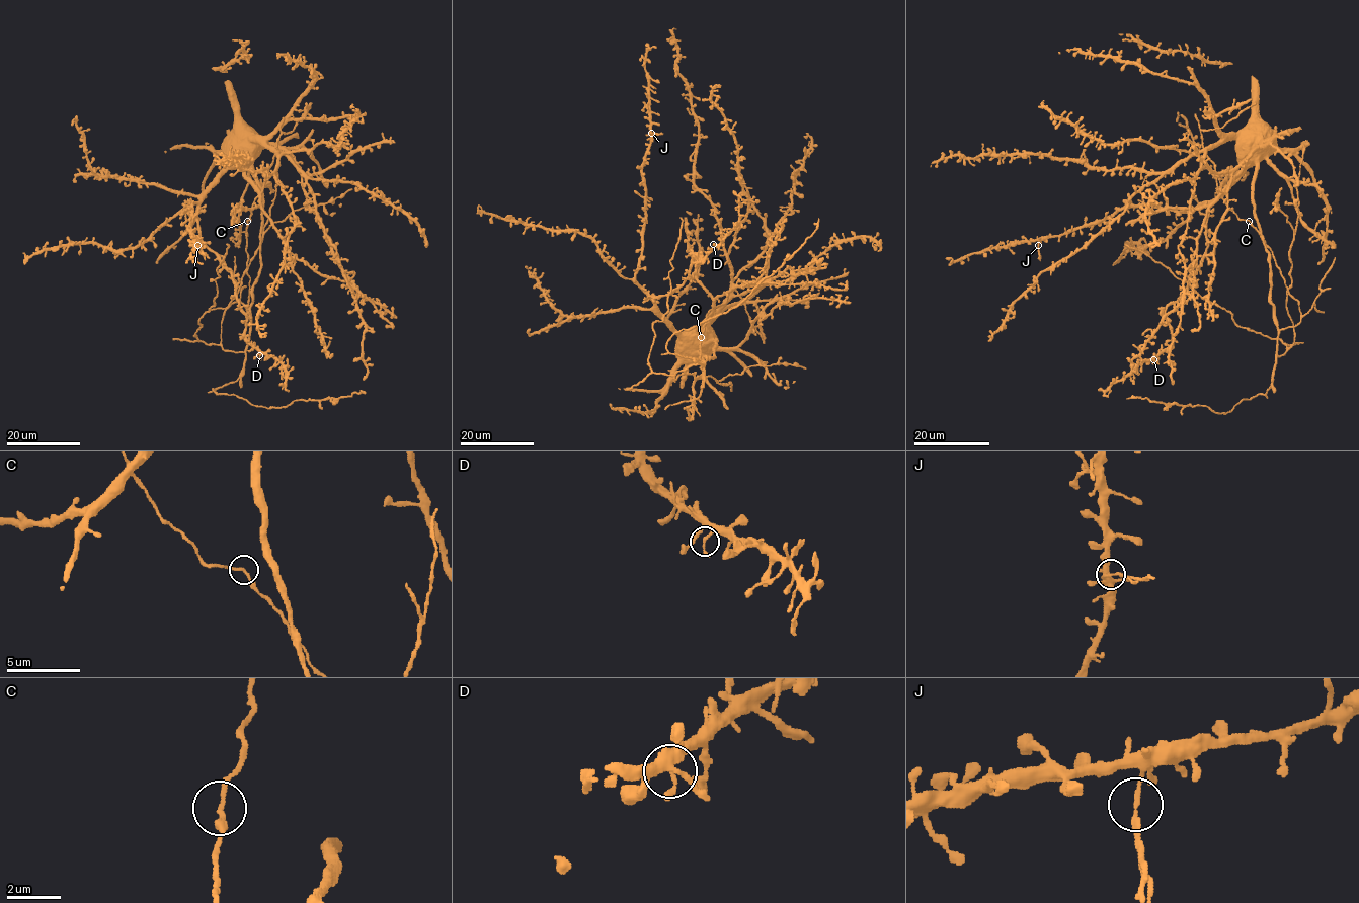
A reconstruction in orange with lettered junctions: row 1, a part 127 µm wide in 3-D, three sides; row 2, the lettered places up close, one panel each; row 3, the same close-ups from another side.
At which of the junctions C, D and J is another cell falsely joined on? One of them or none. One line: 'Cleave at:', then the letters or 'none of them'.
Cleave at: J

